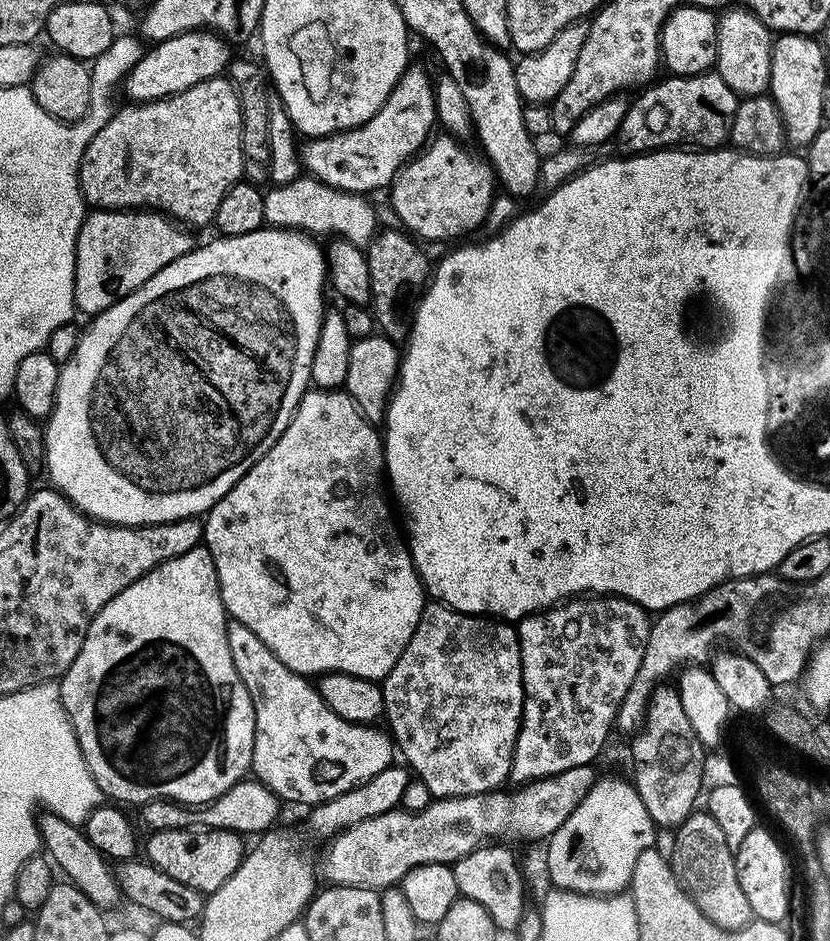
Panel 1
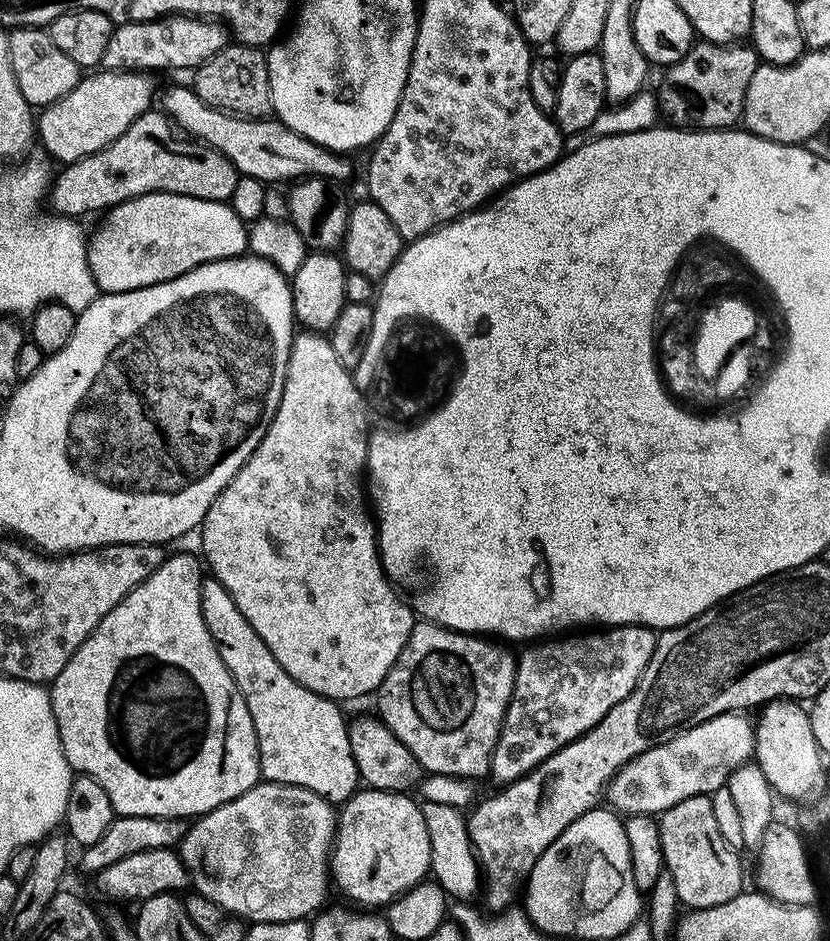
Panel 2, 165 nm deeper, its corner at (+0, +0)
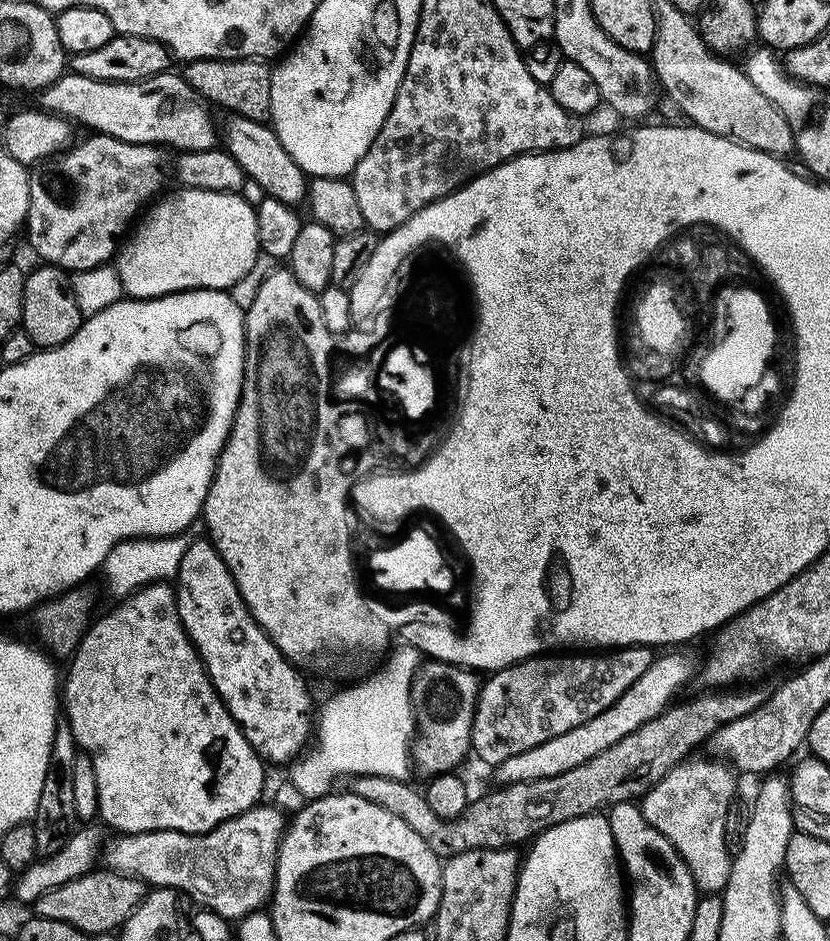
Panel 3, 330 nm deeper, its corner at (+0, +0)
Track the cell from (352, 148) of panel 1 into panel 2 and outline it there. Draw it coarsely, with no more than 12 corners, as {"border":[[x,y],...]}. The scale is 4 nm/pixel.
{"border":[[172,88],[163,111],[240,176],[344,182],[347,155]]}

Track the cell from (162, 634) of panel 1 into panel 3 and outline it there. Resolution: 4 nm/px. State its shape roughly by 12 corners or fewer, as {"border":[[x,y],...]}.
{"border":[[171,583],[89,627],[62,712],[117,833],[199,834],[265,761]]}

